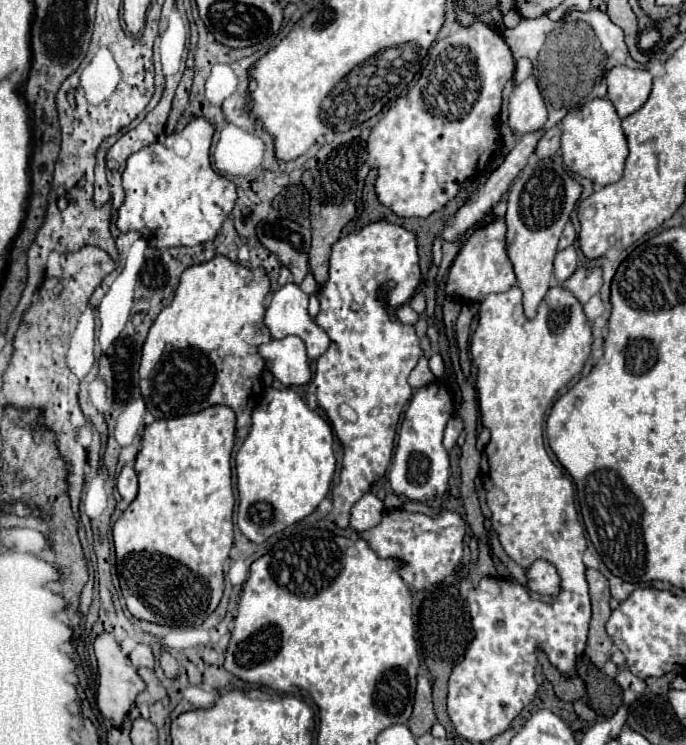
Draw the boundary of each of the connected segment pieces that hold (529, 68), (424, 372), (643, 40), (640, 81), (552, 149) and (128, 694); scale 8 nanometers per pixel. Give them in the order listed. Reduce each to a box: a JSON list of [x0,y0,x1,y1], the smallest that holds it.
[[515,58,533,86],[409,356,437,388],[639,26,661,52],[605,66,651,118],[535,126,561,158],[93,632,145,726]]

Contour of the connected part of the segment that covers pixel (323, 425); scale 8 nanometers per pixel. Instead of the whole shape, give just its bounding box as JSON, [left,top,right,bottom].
[235,388,335,542]

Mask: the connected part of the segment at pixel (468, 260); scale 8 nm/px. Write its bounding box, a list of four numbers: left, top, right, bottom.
[447,218,515,302]

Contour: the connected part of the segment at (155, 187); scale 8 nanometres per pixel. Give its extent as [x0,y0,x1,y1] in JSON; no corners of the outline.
[117,118,235,248]

